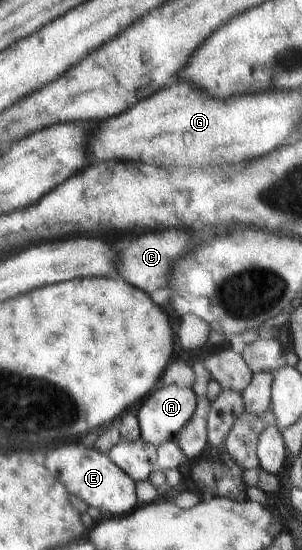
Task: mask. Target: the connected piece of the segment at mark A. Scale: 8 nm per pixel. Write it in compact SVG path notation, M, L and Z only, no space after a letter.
M179 384L162 385L153 392L138 410L137 419L141 428L141 439L155 446L176 439L177 434L193 418L197 410L199 398L192 388L182 388Z

